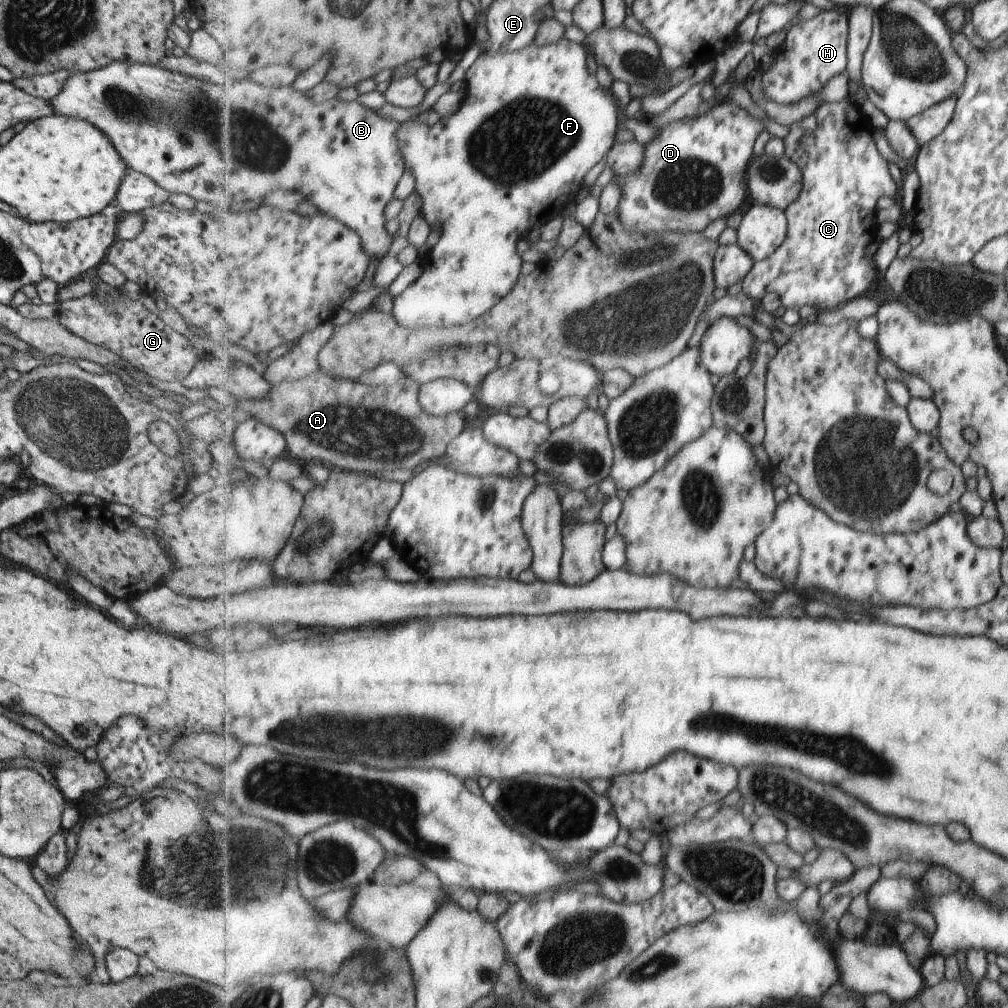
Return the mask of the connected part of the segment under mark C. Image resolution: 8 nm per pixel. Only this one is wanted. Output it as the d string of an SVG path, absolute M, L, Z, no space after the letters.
M849 97L840 102L826 103L820 106L814 114L811 114L803 121L797 122L792 126L790 134L784 139L786 142L785 154L791 159L794 159L794 162L797 162L802 167L805 174L805 187L803 188L801 197L786 210L789 216L789 238L786 239L786 242L778 249L778 252L775 252L769 259L756 261L754 268L747 274L744 280L744 291L758 304L768 292L776 292L783 306L787 309L792 308L799 310L800 308L804 308L804 306L808 306L808 304L815 304L818 305L819 311L822 309L834 310L836 307L842 307L851 300L862 296L862 294L872 286L872 282L876 280L878 270L876 270L876 264L874 264L875 261L873 258L868 259L868 256L866 256L866 250L868 250L868 245L871 240L878 236L878 227L880 225L876 221L876 215L880 198L882 198L882 196L894 197L896 190L899 190L899 186L896 186L894 178L890 176L886 158L880 154L880 150L878 150L878 146L876 146L876 140L874 140L874 134L872 134L873 128L870 118L864 114L860 106L850 102Z

